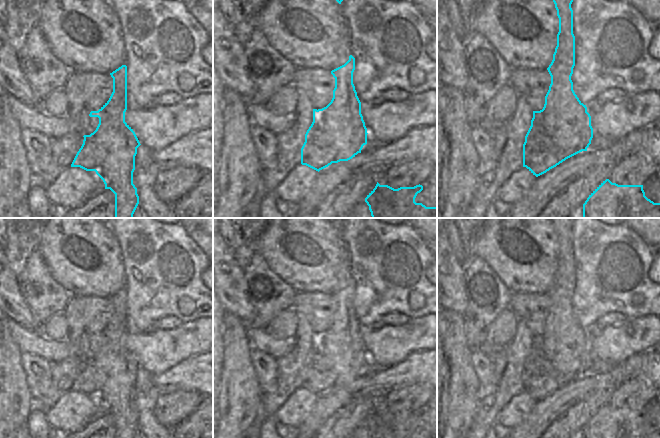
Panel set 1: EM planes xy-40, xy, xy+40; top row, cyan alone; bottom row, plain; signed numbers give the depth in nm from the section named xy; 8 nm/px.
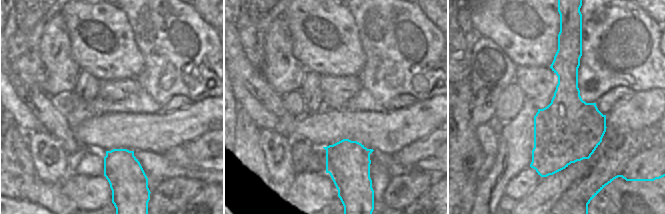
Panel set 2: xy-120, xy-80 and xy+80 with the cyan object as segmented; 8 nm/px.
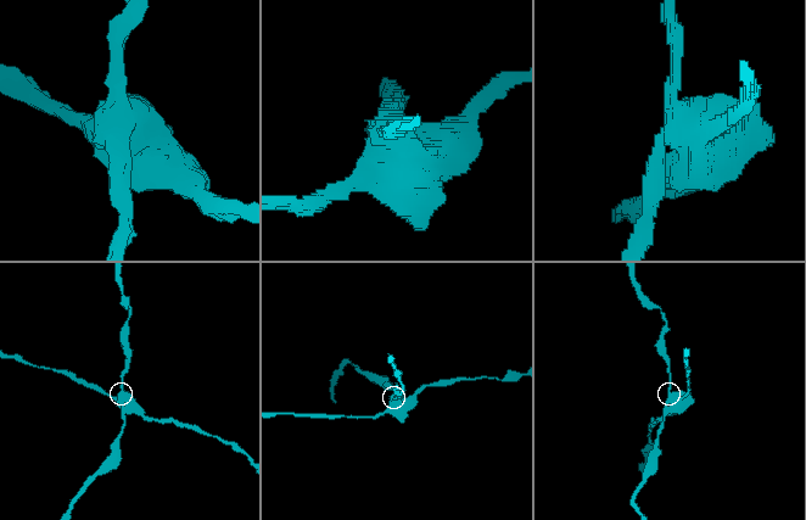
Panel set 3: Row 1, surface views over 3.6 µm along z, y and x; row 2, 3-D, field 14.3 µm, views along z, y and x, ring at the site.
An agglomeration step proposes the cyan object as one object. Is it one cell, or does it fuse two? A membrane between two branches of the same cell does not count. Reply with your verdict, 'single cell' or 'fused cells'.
fused cells

